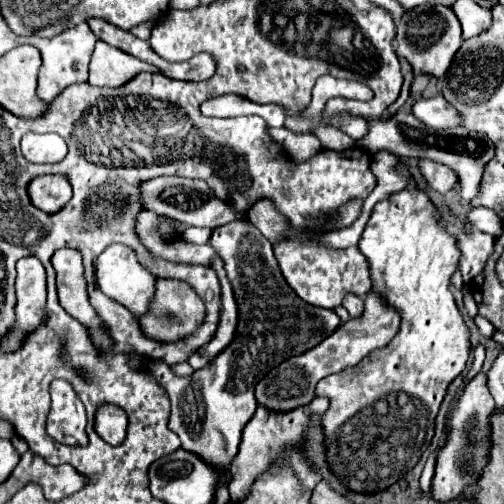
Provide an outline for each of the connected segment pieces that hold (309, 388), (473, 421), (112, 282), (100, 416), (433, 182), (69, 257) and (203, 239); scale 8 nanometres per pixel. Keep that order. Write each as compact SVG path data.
M368 292L366 308L362 316L350 318L348 322L340 324L340 328L336 328L324 342L320 342L318 346L314 346L312 350L300 356L284 360L256 384L258 406L264 406L270 412L290 412L310 404L314 398L314 388L318 380L334 372L340 372L348 366L356 366L362 358L366 358L376 348L384 348L396 334L396 328L400 324L398 320L400 318L396 316L396 312L392 312L392 308L384 308L384 304L380 304L380 300L376 300L376 296Z
M480 372L474 380L470 380L460 394L460 400L456 408L448 414L448 426L450 434L446 440L446 446L438 454L436 462L436 474L432 480L432 496L440 502L448 502L456 496L460 496L468 484L472 484L480 472L484 470L484 464L488 462L488 416L494 410L494 400L486 386L486 374Z
M112 244L108 246L94 262L94 268L96 268L96 284L100 286L100 290L114 298L116 302L124 304L130 312L134 312L138 318L148 310L148 304L150 300L154 298L154 284L156 284L156 278L146 272L140 262L136 260L136 254L130 250L130 248L124 248L122 244Z
M106 404L106 406L98 408L98 414L96 414L96 432L108 444L118 446L124 440L126 424L128 424L128 418L126 418L124 410L120 410L120 408L112 406L112 404Z
M422 158L420 160L420 172L426 178L428 186L432 190L440 192L440 194L446 194L456 184L456 174L448 166L444 166L444 164L436 164L432 160L424 160Z
M62 248L52 256L52 266L58 276L58 296L62 308L90 328L94 344L108 350L112 342L106 336L102 320L98 318L98 314L92 310L88 302L86 282L82 278L84 268L82 268L80 252L72 248Z
M186 228L182 234L182 238L192 244L206 244L208 236L210 236L208 228Z

